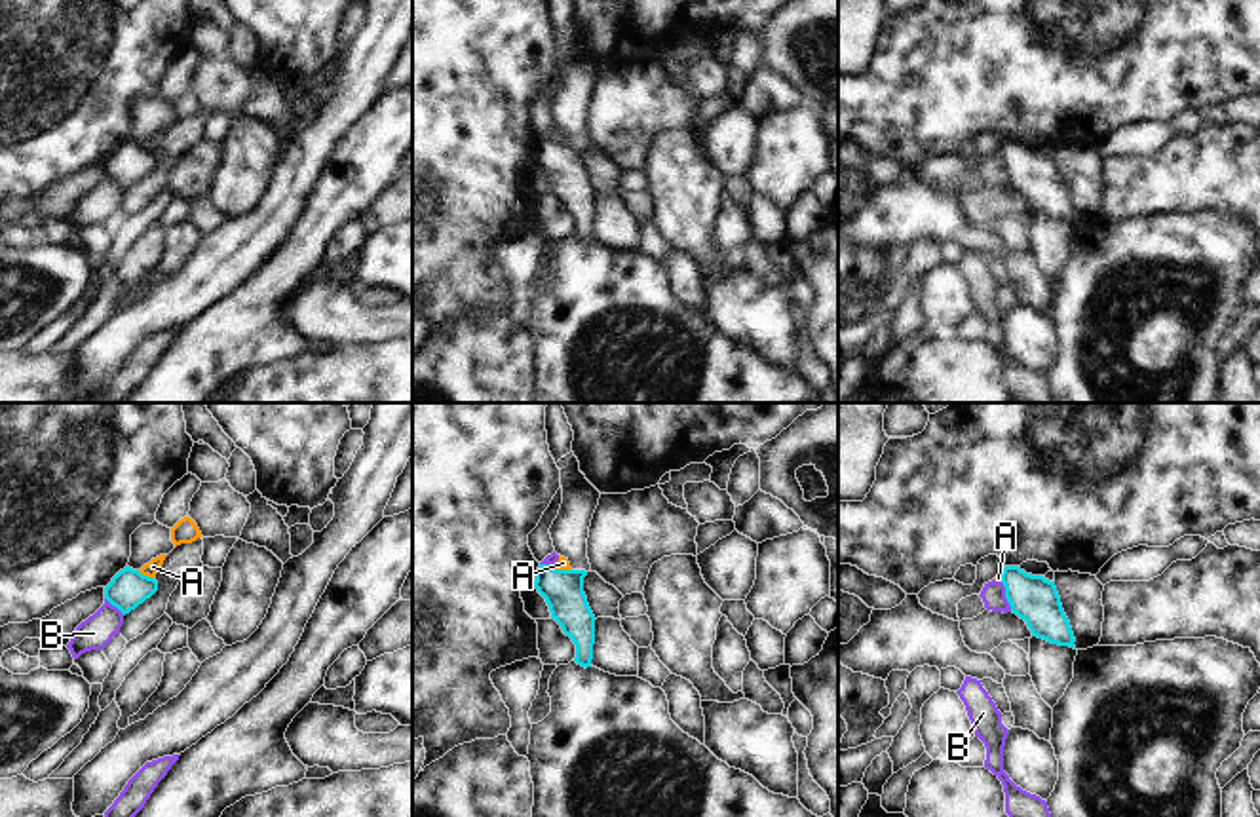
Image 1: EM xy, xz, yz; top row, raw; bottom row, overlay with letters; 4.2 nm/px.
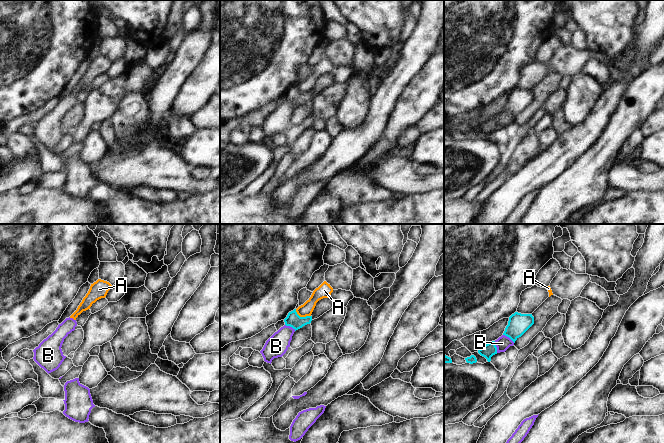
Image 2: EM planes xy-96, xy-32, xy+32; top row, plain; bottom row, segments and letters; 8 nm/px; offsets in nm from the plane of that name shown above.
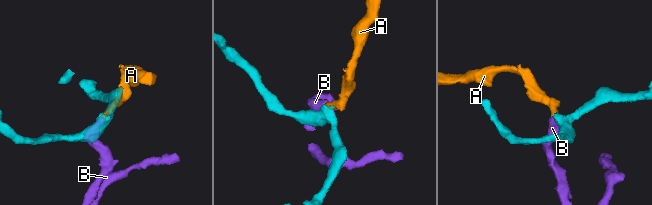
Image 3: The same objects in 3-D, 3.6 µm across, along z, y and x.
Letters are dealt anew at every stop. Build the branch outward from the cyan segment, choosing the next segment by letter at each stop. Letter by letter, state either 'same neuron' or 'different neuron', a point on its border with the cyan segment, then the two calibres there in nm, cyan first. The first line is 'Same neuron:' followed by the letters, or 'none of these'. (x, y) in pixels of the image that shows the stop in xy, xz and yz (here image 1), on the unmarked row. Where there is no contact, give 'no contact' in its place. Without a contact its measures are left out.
Same neuron: none of these
A: different neuron; meets cyan in xy at (145, 151); 160 nm thick on the cyan side, 60 nm on the other
B: different neuron; meets cyan in yz at (1006, 171); 200 nm thick on the cyan side, 100 nm on the other

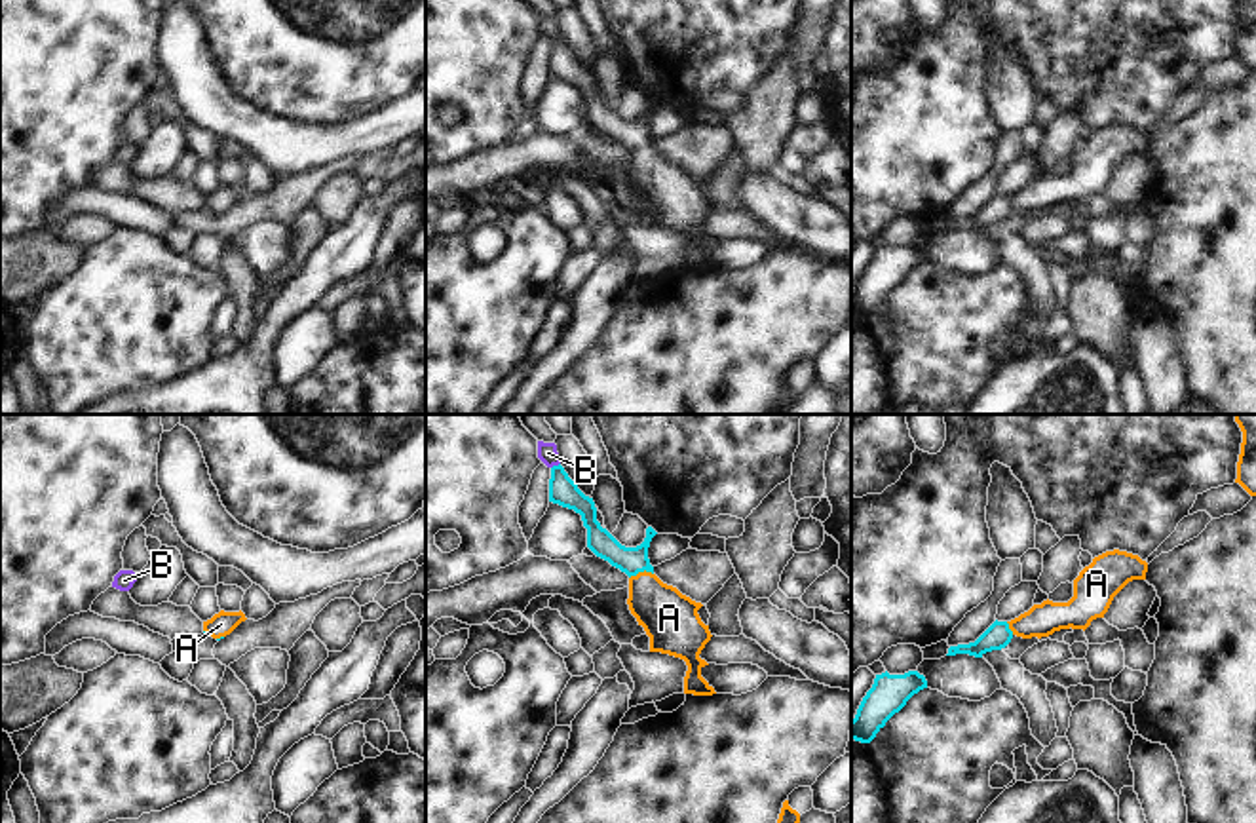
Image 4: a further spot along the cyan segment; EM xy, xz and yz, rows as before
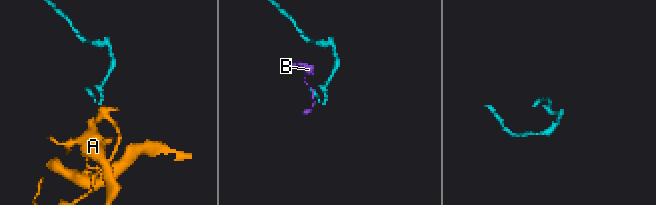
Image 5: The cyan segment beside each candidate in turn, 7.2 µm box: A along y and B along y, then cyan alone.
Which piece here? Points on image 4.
Same neuron: A
A: same neuron; meets cyan in xz at (641, 145); 120 nm thick on the cyan side, 240 nm on the other
B: different neuron; meets cyan in xz at (555, 40); 120 nm thick on the cyan side, 80 nm on the other

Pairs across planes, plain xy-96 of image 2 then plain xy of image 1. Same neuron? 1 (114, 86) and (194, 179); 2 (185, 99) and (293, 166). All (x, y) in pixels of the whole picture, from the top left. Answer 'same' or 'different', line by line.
1: same
2: different

